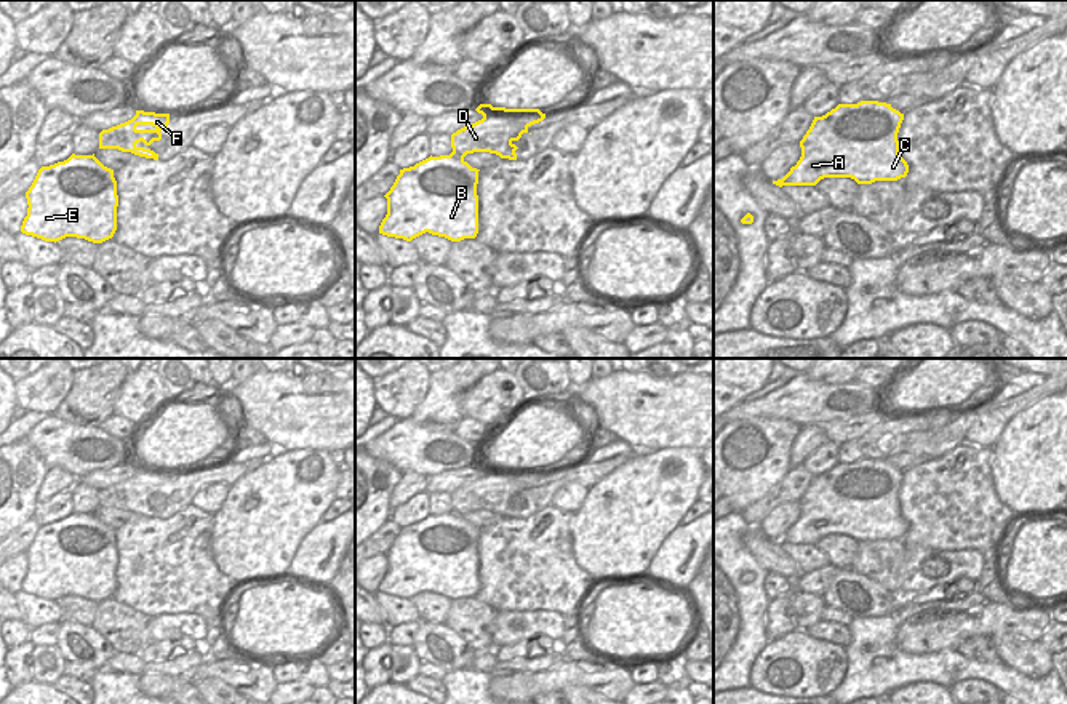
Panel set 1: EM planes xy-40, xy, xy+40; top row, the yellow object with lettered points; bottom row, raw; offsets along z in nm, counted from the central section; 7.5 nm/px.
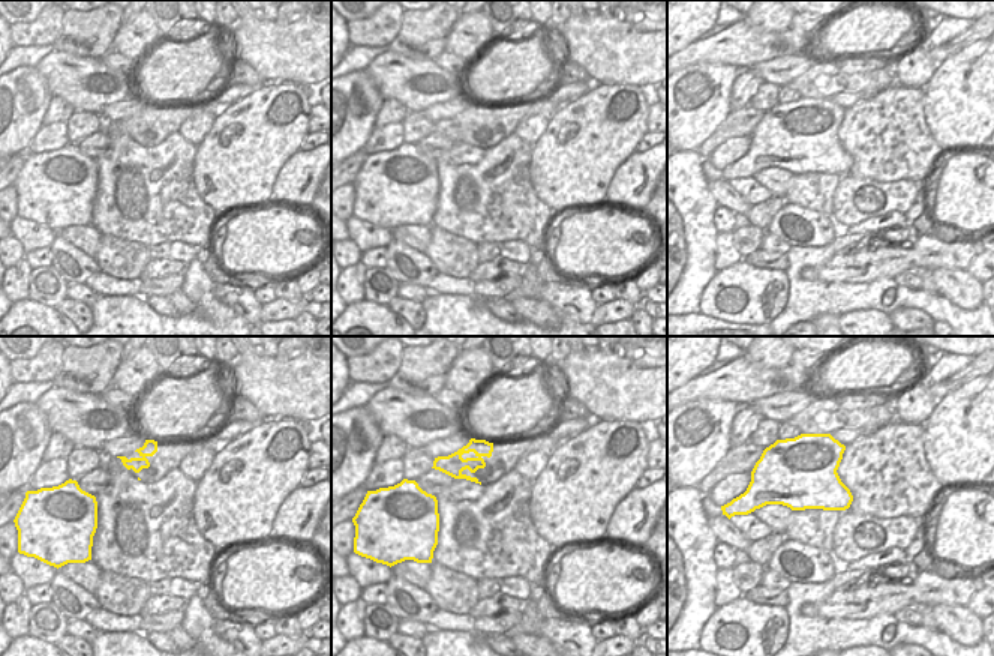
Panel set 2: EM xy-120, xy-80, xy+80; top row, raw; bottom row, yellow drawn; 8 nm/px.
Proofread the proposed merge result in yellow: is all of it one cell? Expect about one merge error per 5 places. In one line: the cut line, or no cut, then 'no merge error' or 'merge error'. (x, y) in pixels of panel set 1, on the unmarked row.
no cut | no merge error

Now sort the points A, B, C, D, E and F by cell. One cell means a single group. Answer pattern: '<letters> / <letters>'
A B C D E F

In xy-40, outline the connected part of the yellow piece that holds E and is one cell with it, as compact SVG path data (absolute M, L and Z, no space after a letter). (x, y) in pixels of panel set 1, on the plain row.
M72 512L67 518L42 525L26 550L27 574L21 590L45 600L59 600L66 595L102 602L117 589L117 539L114 528L104 525L93 514Z

